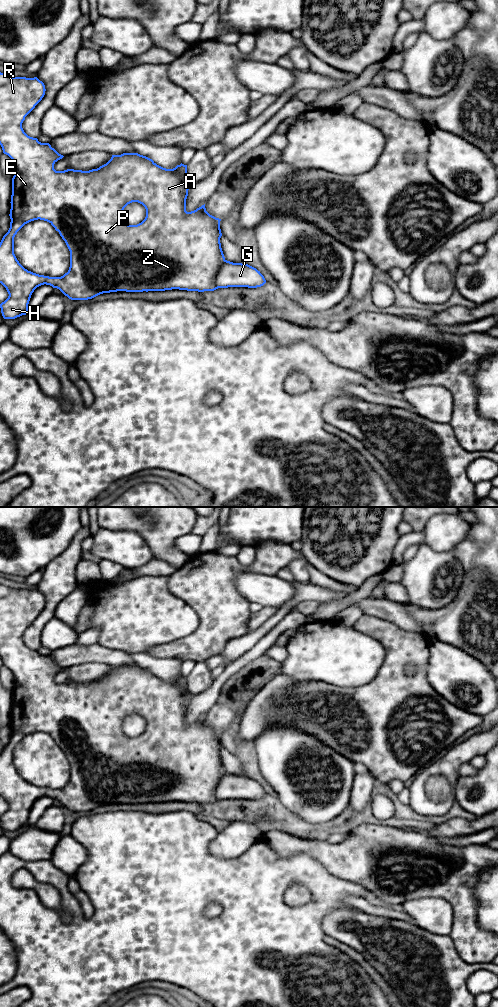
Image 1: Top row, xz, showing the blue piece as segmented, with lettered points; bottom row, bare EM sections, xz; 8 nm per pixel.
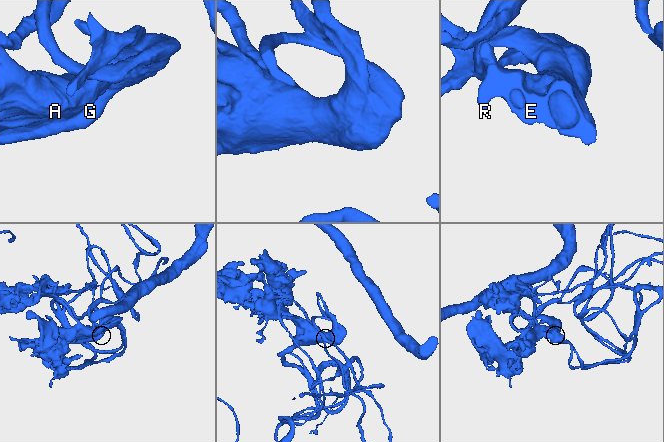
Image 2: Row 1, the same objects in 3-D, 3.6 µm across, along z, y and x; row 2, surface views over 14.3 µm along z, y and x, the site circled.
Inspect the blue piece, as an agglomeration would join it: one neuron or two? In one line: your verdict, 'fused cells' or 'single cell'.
single cell

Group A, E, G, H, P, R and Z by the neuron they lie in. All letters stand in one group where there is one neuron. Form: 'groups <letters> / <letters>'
groups A E G H P R Z

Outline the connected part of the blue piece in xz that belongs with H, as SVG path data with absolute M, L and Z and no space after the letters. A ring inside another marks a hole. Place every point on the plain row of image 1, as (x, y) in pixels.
M0 584L0 657L3 665L8 667L14 675L14 688L12 690L12 707L10 721L10 740L3 748L0 754L0 795L6 800L9 808L0 816L1 825L4 831L15 831L28 825L28 816L34 802L41 797L50 797L53 800L59 801L65 808L71 812L88 812L103 805L126 803L126 804L143 804L143 803L165 803L172 801L187 802L187 803L214 803L218 800L228 799L248 799L257 800L266 795L264 788L256 780L244 775L233 775L227 773L224 769L220 750L222 748L220 741L221 731L210 727L205 720L205 716L194 723L186 723L186 711L190 696L186 693L187 677L180 676L173 681L166 681L157 677L152 671L140 667L138 665L123 665L121 667L112 667L111 671L97 681L89 683L67 681L64 683L56 683L54 676L64 668L59 666L49 655L41 655L37 650L28 648L23 640L22 635L25 629L35 620L45 607L45 597L37 589L13 589ZM138 714L146 721L145 731L137 737L128 737L122 730L124 720L132 715ZM34 732L44 732L49 734L56 743L59 744L62 751L65 753L70 763L70 779L67 785L61 789L49 789L39 787L25 781L17 772L14 766L14 749L17 744L27 735Z

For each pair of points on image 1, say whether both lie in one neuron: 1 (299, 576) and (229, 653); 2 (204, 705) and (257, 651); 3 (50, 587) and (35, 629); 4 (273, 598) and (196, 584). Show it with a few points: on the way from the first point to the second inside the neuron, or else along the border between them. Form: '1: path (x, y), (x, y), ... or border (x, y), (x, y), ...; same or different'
1: border (293, 580), (305, 583); different
2: path (214, 690), (217, 683), (234, 666), (242, 661); same
3: path (50, 597), (49, 611), (42, 619); same
4: border (239, 572), (234, 578), (234, 586), (250, 602); different

